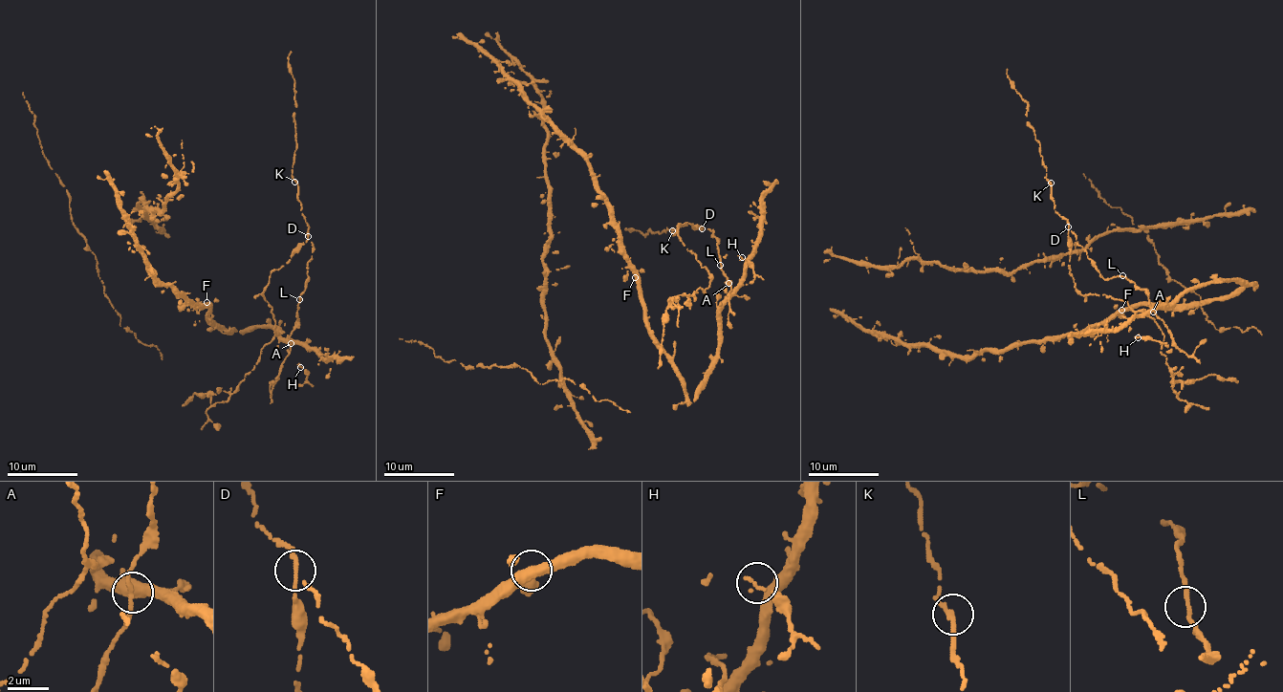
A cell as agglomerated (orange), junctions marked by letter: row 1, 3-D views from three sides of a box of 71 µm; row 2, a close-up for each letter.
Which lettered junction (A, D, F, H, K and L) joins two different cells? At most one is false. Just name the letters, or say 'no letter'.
D

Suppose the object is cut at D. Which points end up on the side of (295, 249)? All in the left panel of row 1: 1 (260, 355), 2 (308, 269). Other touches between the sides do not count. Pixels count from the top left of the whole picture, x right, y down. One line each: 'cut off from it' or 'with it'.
1: with it
2: cut off from it

